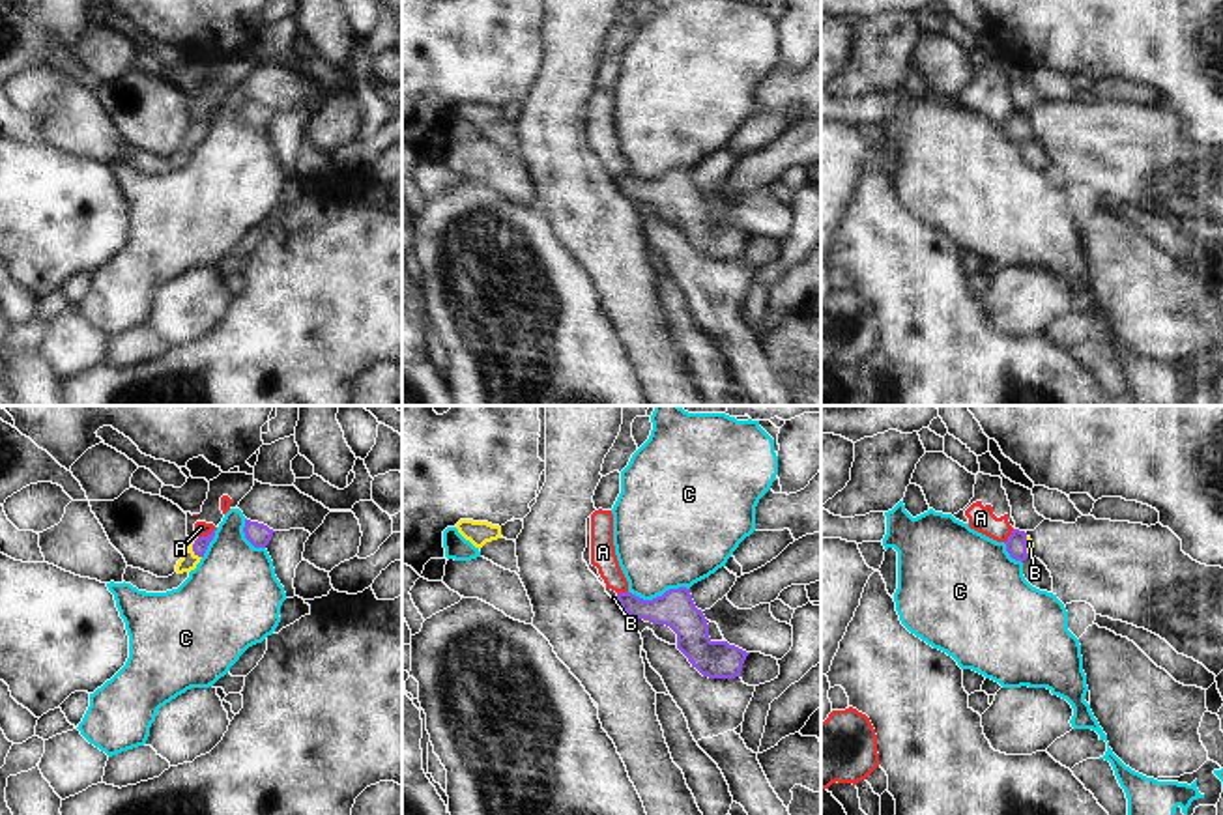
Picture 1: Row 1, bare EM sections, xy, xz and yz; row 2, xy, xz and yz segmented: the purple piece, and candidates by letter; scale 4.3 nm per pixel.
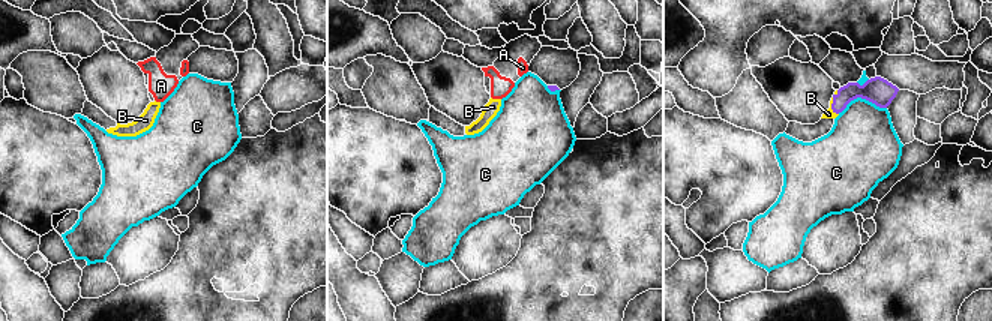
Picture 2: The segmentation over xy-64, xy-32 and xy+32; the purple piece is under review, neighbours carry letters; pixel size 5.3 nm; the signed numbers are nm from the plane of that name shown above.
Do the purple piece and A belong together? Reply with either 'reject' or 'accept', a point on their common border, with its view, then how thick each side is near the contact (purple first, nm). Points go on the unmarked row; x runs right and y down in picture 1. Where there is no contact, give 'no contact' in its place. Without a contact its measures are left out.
reject; contact xy (208, 116); calibres 70 and 60 nm

